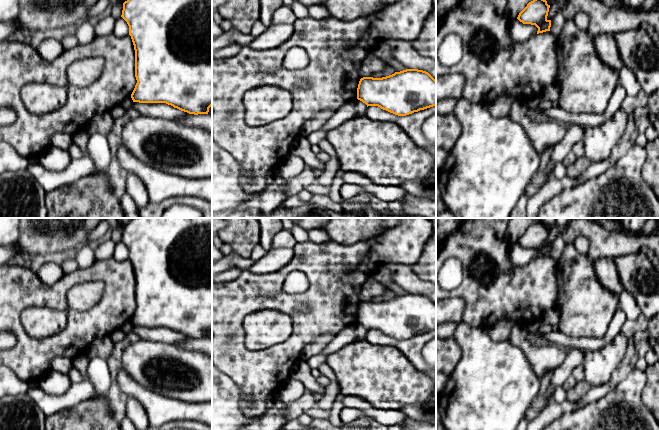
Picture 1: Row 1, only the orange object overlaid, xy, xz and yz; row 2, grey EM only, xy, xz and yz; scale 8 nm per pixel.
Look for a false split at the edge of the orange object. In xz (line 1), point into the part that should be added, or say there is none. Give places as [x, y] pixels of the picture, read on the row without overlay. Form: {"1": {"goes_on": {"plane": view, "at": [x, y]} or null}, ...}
{"1": {"goes_on": null}}

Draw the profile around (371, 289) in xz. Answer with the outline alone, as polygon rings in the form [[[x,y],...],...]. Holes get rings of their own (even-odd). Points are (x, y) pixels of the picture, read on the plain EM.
[[[372,276],[361,286],[359,300],[361,302],[372,301],[373,299],[382,296],[385,291],[386,287]]]

